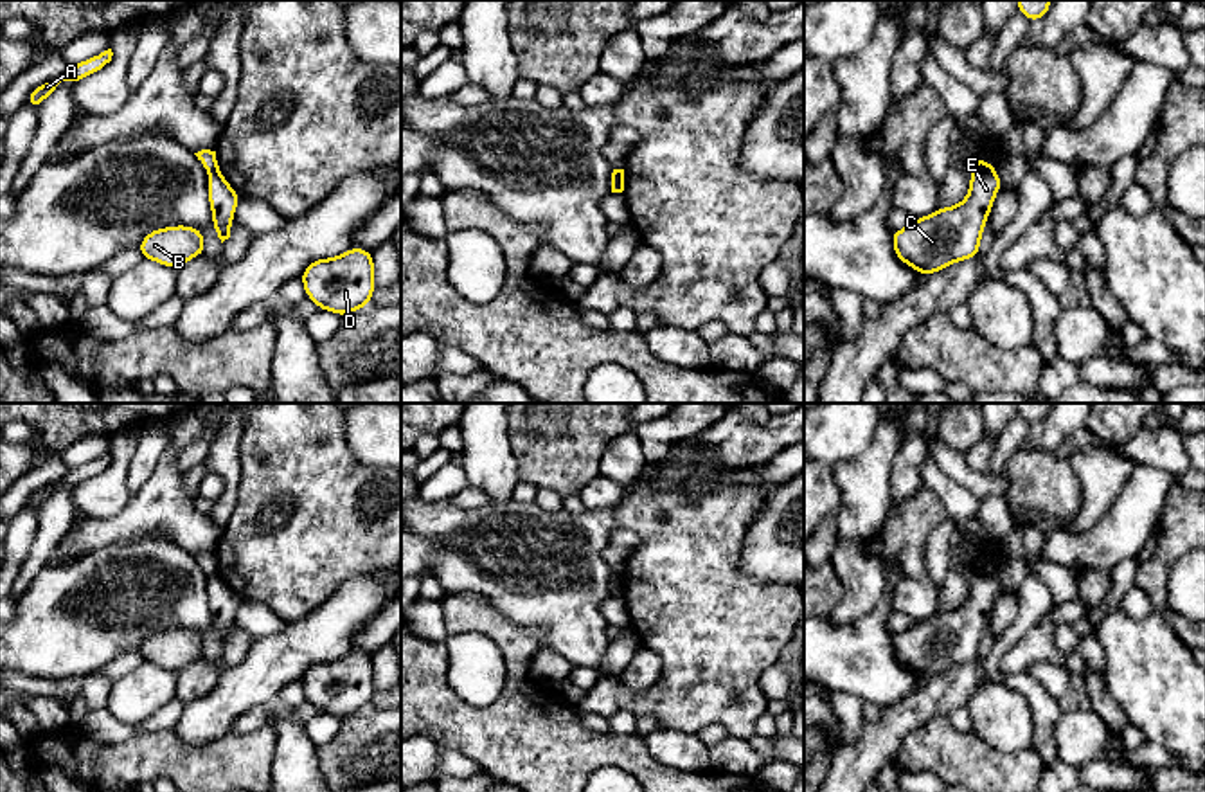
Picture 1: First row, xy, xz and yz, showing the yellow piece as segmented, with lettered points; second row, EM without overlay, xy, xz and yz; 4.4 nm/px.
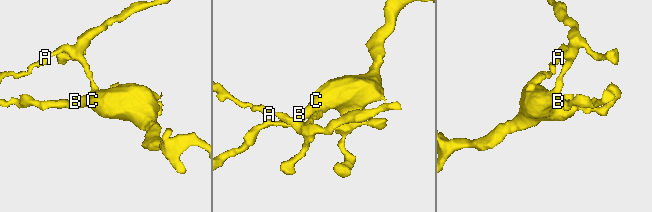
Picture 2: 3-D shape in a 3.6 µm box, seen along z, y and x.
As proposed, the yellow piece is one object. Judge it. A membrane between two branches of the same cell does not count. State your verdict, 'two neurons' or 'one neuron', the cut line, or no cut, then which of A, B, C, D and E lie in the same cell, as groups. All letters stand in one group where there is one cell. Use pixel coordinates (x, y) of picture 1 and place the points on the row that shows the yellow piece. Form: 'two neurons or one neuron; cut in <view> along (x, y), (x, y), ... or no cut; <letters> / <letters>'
two neurons; cut in yz along (973, 168), (995, 170); A / B C D E

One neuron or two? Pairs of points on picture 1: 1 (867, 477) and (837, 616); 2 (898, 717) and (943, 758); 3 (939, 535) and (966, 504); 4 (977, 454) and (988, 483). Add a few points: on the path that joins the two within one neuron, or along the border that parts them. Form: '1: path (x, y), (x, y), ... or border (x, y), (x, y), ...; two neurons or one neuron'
1: path (862, 512), (855, 531), (855, 582); one neuron
2: border (945, 713), (937, 713), (914, 728), (894, 756); two neurons
3: border (948, 513), (955, 522); two neurons
4: border (963, 456), (973, 470), (988, 474); two neurons

